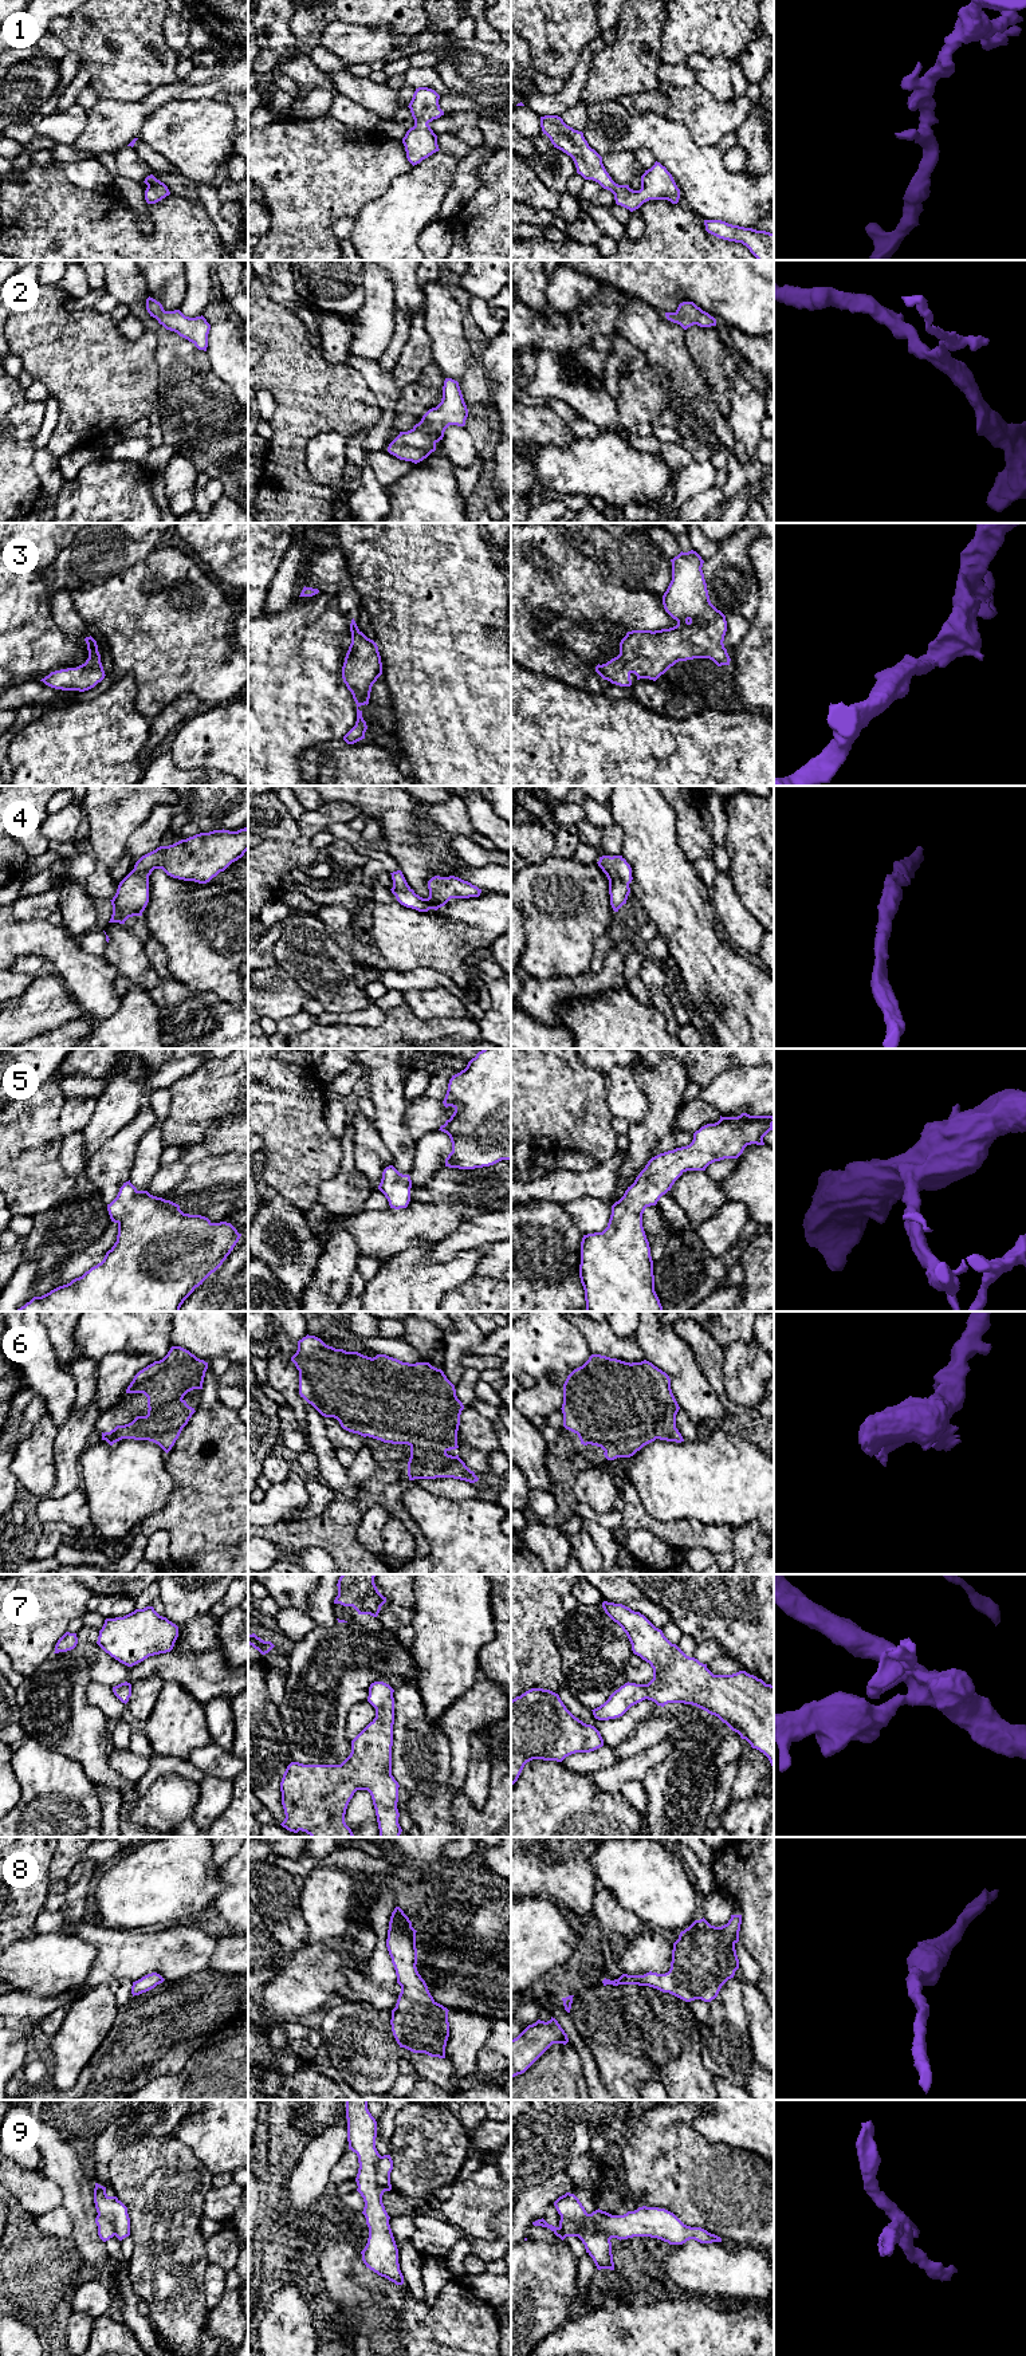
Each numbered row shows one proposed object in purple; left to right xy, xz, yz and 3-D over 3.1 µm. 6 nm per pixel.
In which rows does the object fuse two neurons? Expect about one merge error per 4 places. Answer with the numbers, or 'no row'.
9

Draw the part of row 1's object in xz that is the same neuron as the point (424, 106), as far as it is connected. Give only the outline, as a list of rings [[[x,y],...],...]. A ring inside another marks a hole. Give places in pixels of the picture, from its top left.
[[[418,87],[408,106],[414,119],[414,126],[406,131],[402,143],[406,158],[413,166],[440,150],[437,135],[428,125],[433,119],[444,115],[439,99],[440,95],[435,90]]]

